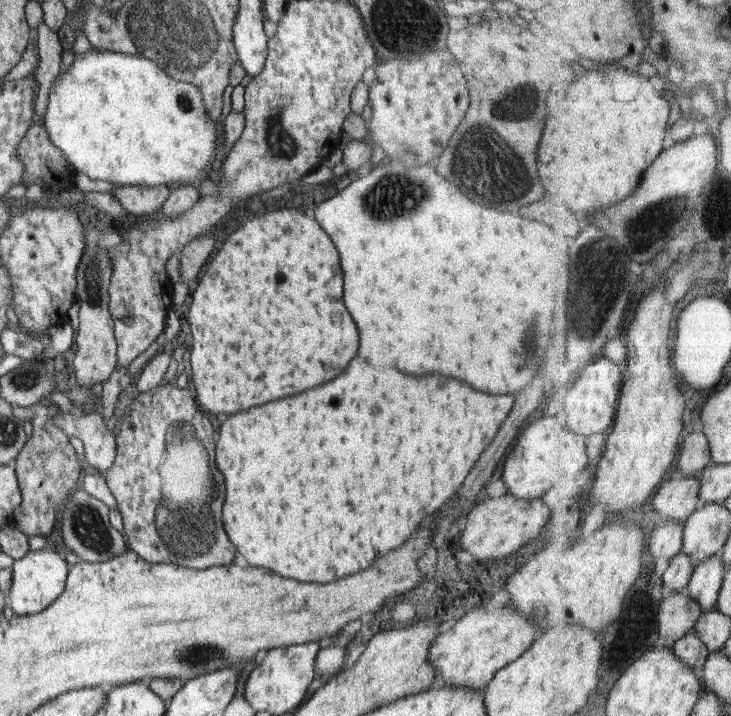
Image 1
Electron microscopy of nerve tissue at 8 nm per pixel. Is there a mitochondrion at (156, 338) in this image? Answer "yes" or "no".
no

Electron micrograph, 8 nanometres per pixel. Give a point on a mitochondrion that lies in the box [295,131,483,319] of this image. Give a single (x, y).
(387, 197)

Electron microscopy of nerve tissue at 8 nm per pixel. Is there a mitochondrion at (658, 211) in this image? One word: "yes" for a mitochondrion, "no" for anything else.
yes

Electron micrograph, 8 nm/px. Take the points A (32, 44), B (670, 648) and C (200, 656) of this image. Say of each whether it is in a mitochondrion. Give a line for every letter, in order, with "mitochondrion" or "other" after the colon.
A: other
B: other
C: mitochondrion

